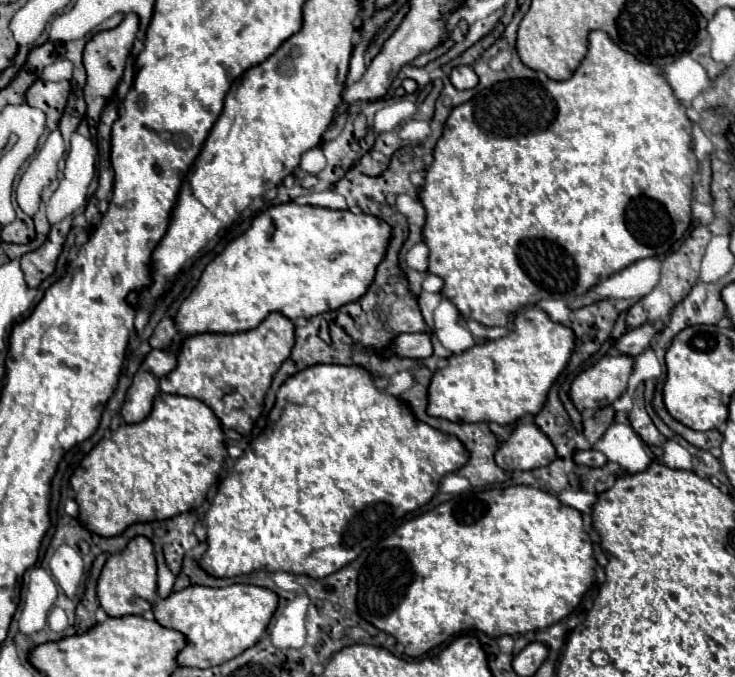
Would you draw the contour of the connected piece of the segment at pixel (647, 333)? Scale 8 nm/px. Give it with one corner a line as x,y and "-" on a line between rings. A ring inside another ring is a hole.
644,323
644,325
640,325
640,327
636,327
636,329
630,329
628,333
624,333
624,335
618,339
616,349
620,349
620,353
624,353
624,355
636,357
636,355
640,355
644,349
650,347
650,343
652,343
652,339
656,337
656,333
658,333
656,325

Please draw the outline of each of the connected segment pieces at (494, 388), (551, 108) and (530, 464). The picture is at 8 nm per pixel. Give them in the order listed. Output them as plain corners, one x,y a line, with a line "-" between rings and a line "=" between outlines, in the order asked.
528,307
516,317
514,329
506,337
452,355
448,367
434,373
428,387
428,415
458,423
496,421
508,425
524,415
540,413
552,383
570,361
574,341
570,327
552,321
538,307
=
592,31
588,41
588,55
568,81
502,81
490,89
484,89
476,101
468,101
452,109
452,115
444,125
444,135
436,143
434,163
426,169
424,187
420,189
420,201
428,213
424,225
424,239
430,249
428,271
444,279
442,293
460,309
464,319
474,319
486,327
506,327
508,315
522,305
534,305
540,299
574,301
590,287
632,265
634,261
668,253
690,227
690,203
694,191
692,175
696,171
698,161
692,151
692,121
688,119
686,107
676,99
660,69
622,51
608,37
608,33
=
524,421
520,423
510,439
502,443
496,451
496,463
502,469
526,471
552,463
556,459
556,449
552,441
540,431
538,425

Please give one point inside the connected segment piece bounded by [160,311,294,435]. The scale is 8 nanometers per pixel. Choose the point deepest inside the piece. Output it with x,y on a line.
231,373

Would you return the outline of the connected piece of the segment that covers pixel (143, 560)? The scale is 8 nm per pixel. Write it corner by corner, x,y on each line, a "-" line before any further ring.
136,537
128,543
128,547
112,555
98,579
98,601
108,617
124,617
124,615
148,615
158,601
156,593
156,559
152,551
152,543
144,537

